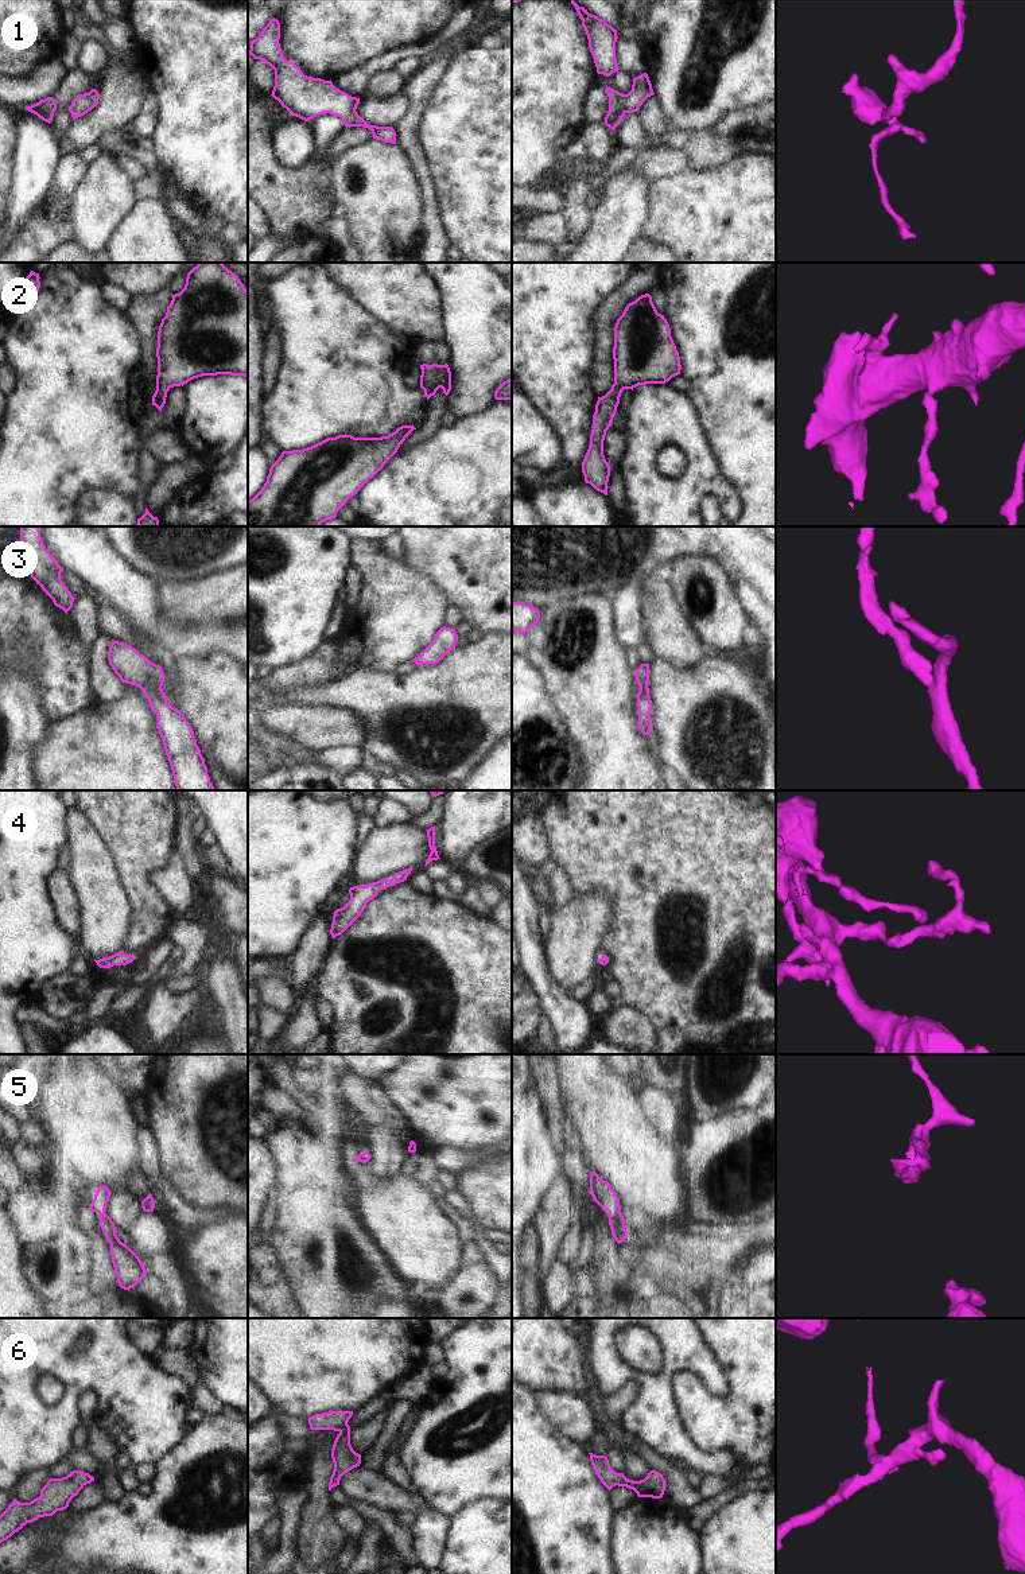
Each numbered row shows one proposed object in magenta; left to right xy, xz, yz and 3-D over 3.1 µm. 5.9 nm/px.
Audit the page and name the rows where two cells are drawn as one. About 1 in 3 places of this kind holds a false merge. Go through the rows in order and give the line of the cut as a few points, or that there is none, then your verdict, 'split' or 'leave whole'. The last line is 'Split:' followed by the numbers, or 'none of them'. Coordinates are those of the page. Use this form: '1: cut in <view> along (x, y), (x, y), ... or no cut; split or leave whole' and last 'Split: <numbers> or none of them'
1: no cut; leave whole
2: no cut; leave whole
3: no cut; leave whole
4: no cut; leave whole
5: no cut; leave whole
6: no cut; leave whole
Split: none of them

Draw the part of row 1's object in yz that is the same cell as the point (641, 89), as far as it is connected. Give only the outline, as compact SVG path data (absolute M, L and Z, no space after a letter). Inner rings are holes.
M647 73L633 79L632 90L628 94L611 88L606 88L605 93L609 97L609 112L605 117L605 125L613 131L626 113L637 112L642 102L655 94Z

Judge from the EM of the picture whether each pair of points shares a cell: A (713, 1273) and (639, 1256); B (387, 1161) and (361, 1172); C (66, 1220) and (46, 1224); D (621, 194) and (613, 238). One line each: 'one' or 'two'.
A: one
B: two
C: one
D: one

